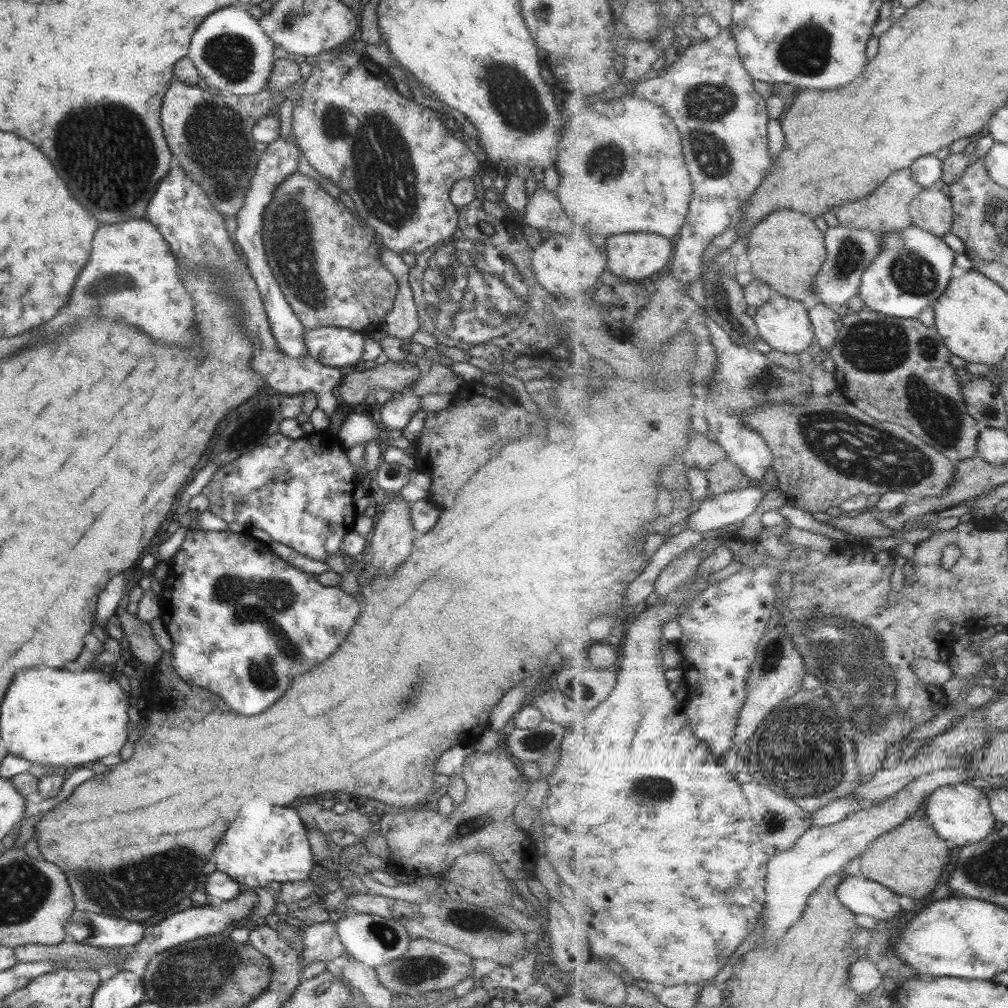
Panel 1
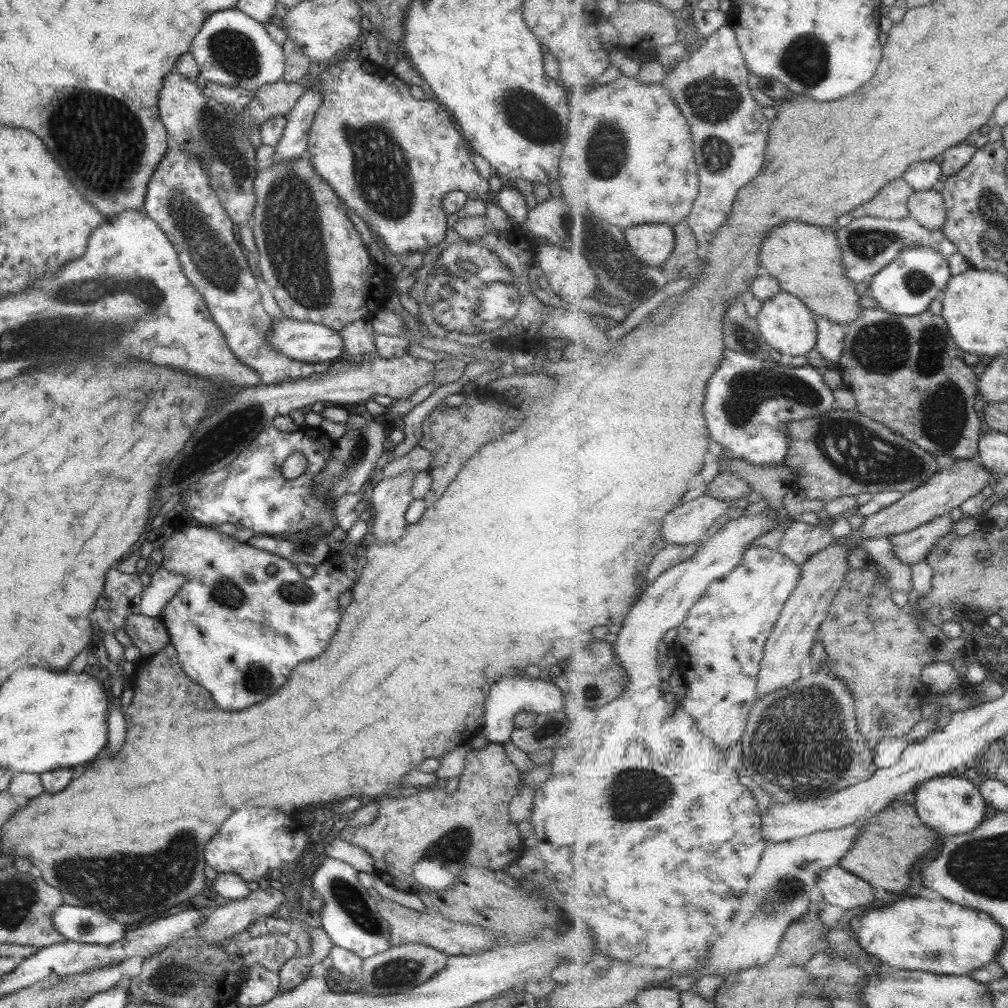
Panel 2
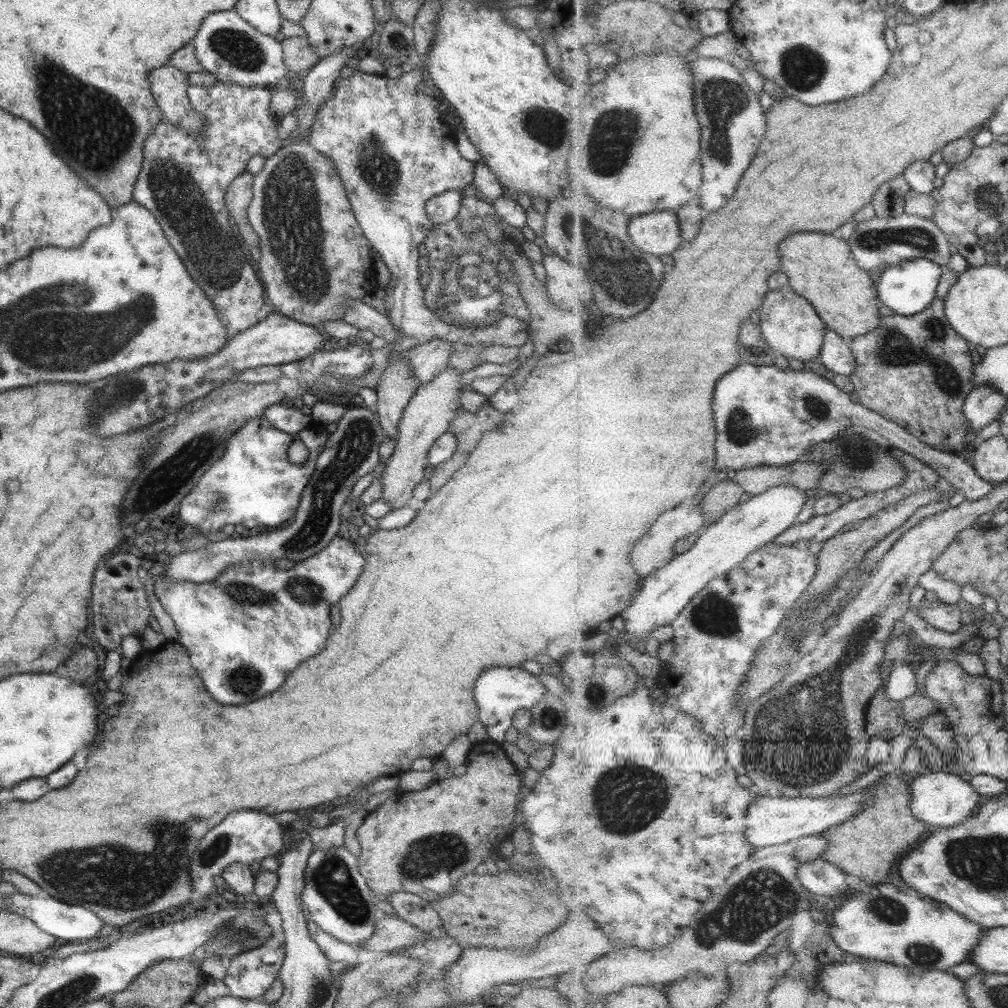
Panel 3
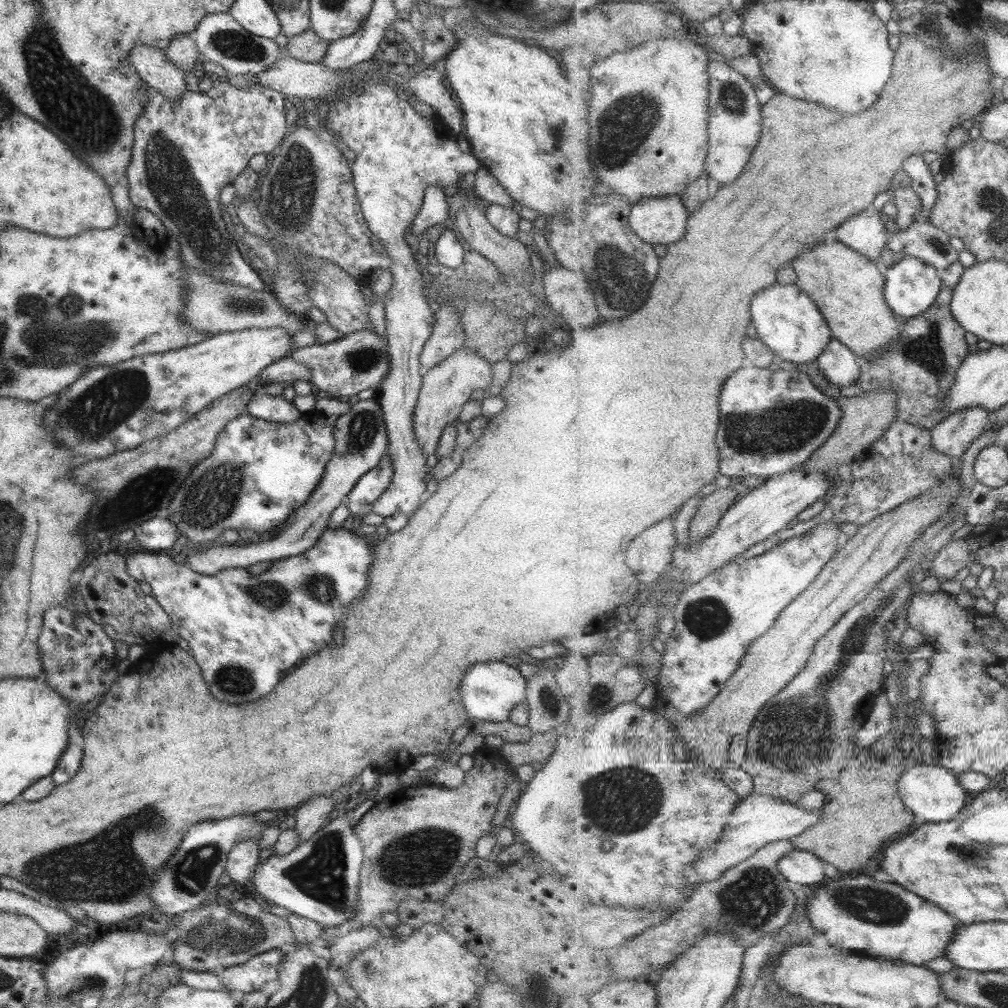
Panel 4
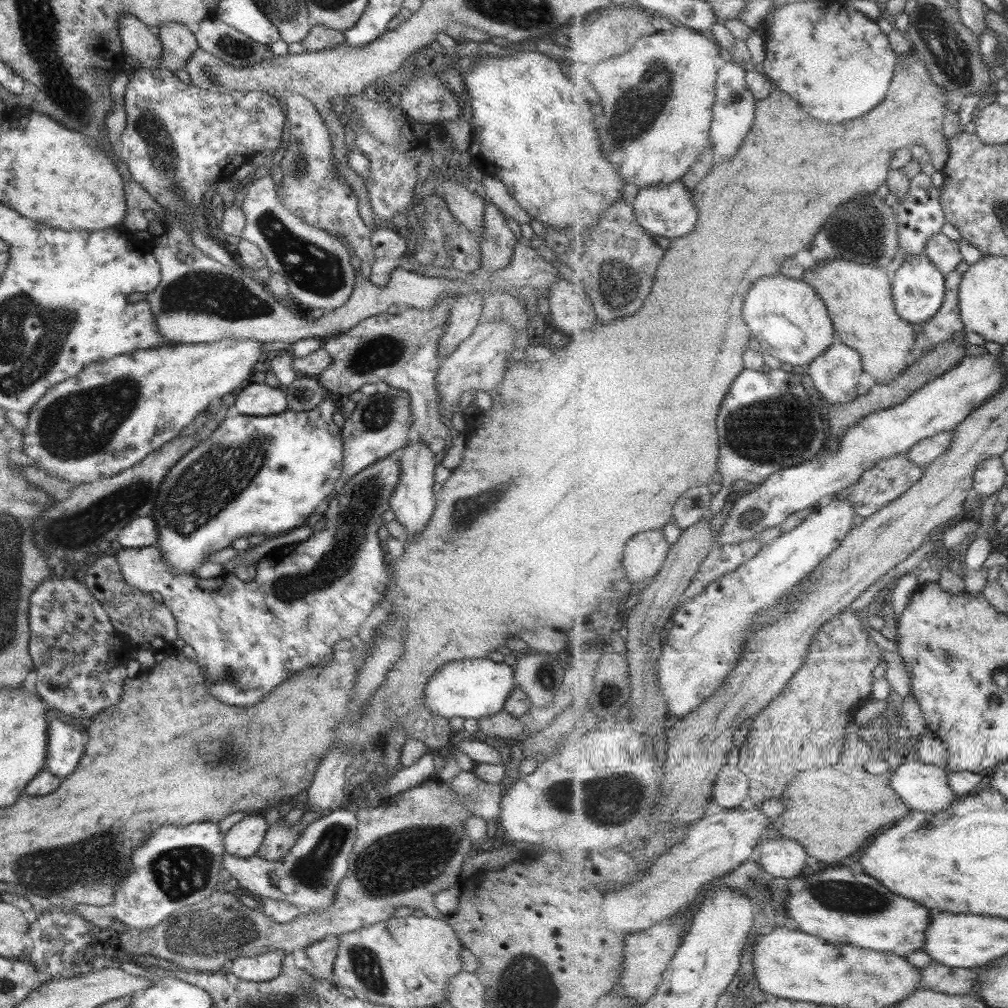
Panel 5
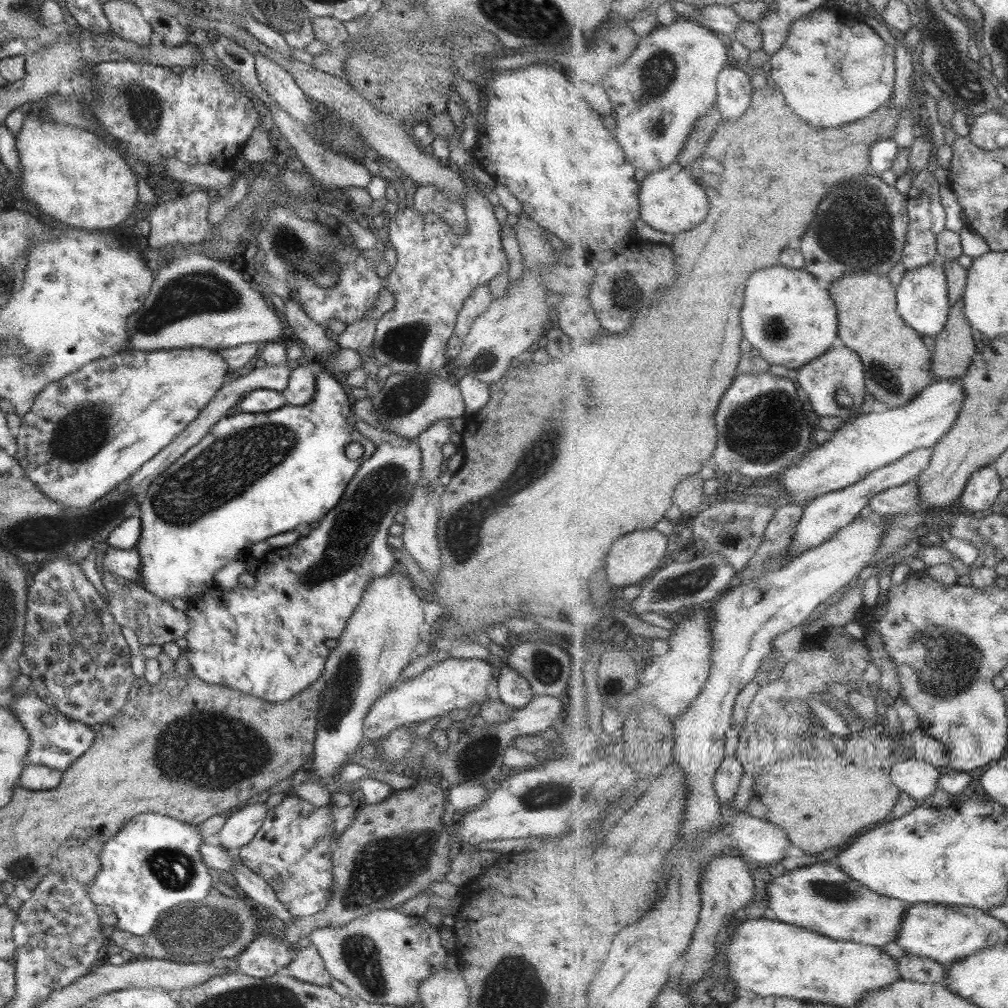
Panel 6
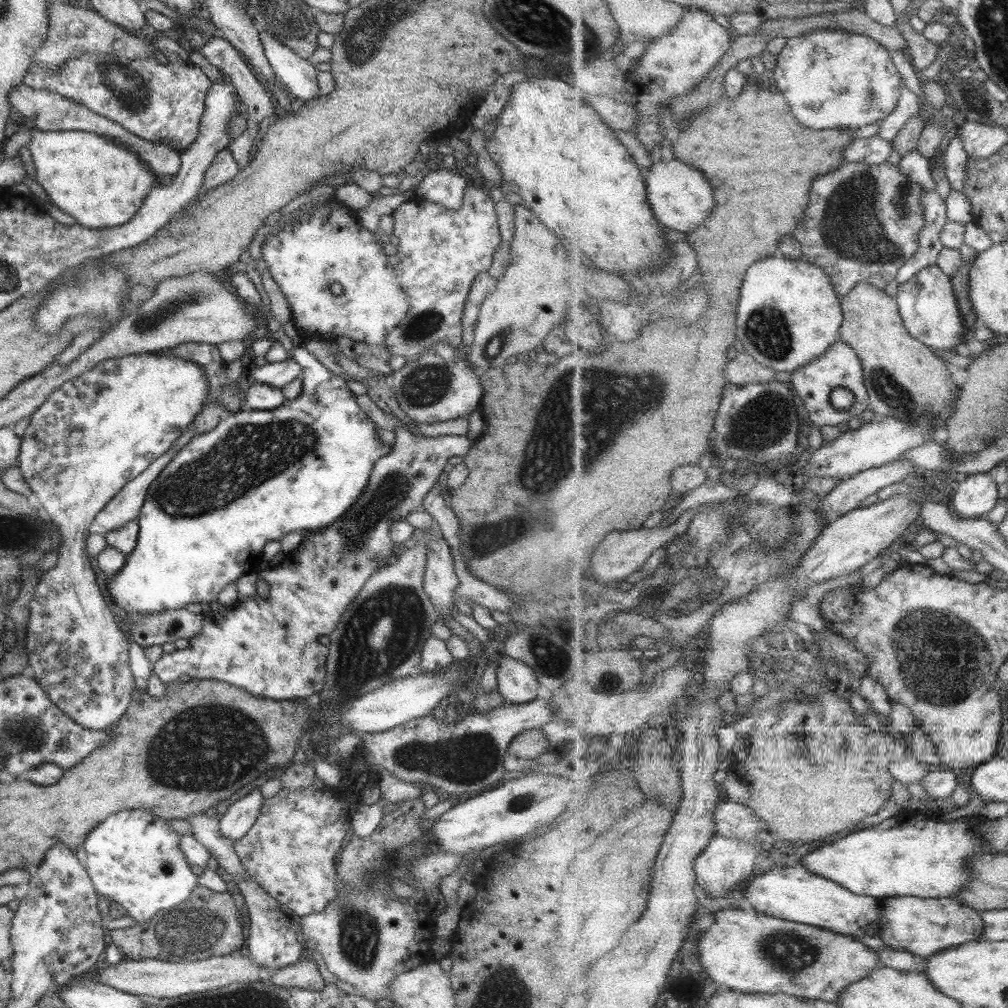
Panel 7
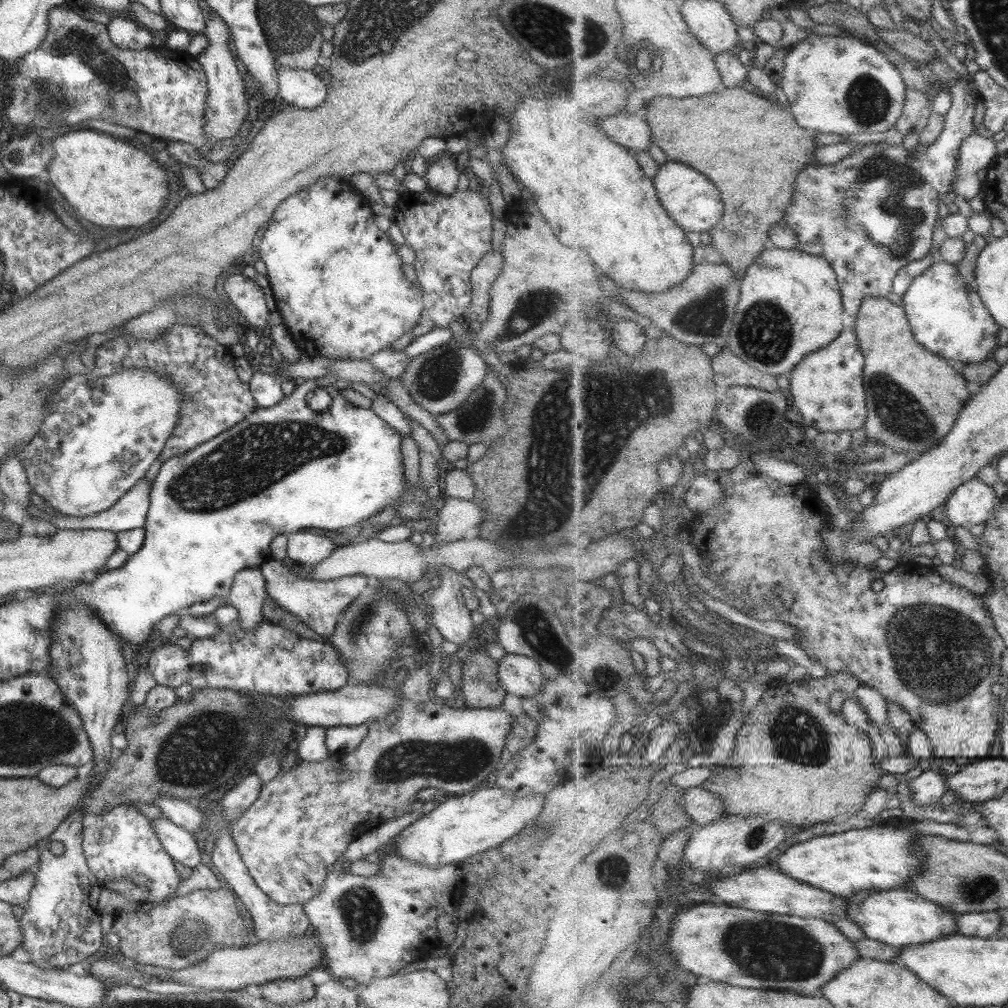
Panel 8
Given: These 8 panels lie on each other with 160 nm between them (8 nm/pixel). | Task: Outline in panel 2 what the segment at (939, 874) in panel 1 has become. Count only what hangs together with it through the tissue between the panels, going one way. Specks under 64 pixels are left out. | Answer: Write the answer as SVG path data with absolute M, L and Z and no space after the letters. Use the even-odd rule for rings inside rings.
M901 797L894 800L874 818L867 820L858 834L857 843L841 860L841 866L870 882L893 893L905 894L911 886L911 870L919 858L937 848L937 832L922 821L913 804L905 803Z

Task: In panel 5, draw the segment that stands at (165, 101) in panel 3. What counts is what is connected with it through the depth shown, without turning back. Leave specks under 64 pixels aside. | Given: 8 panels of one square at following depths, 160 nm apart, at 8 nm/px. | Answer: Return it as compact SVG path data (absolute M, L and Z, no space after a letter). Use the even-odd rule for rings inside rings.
M119 15L116 29L125 59L136 60L145 68L160 67L161 45L151 28L133 15Z

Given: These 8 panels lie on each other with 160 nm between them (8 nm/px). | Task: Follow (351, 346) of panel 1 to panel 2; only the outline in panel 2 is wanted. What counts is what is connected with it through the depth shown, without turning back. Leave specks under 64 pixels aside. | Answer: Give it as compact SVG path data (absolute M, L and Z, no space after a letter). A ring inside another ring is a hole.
M277 314L270 320L270 329L266 336L266 342L275 352L303 363L331 363L338 360L339 355L342 353L341 337L337 331L321 324L293 320L283 314Z

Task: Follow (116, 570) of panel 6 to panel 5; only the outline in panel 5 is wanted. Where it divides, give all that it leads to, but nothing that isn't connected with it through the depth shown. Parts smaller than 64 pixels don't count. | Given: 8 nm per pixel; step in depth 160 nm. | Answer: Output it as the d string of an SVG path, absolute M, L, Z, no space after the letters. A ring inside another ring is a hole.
M398 453L391 454L387 458L381 458L381 460L375 460L375 463L363 467L359 472L356 472L349 480L346 480L335 492L330 496L328 500L327 508L323 513L322 522L324 527L320 531L314 531L304 541L298 543L290 543L284 546L273 548L263 558L254 563L256 570L253 580L242 581L239 580L233 573L222 573L214 578L201 579L194 574L177 574L172 572L172 568L164 561L164 558L159 554L158 548L154 545L144 546L141 548L123 548L117 549L113 555L118 564L120 575L124 578L124 581L141 592L150 593L157 592L163 598L163 605L165 605L170 613L176 620L176 631L178 638L181 638L185 645L193 648L195 653L195 662L201 670L201 675L204 680L204 684L211 696L214 696L219 702L223 704L233 704L233 706L251 706L251 704L257 704L265 694L269 694L271 690L275 689L277 684L281 684L283 680L289 680L293 674L297 674L299 670L303 670L305 666L323 666L327 664L327 660L331 660L331 646L339 640L347 640L349 636L353 636L355 640L355 634L357 634L357 628L361 626L361 623L377 603L381 603L385 597L387 591L385 582L389 577L389 562L386 556L383 542L377 537L377 530L383 524L381 522L381 514L383 511L389 508L388 500L391 498L392 493L396 490L396 484L400 477L400 467Z

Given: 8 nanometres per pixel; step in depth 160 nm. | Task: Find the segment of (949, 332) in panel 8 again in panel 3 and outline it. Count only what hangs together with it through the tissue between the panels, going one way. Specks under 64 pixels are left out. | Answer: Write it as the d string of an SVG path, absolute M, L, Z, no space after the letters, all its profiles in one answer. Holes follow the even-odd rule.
M913 258L898 265L891 265L880 275L880 281L876 286L878 300L896 314L919 315L921 312L927 311L927 308L930 308L938 298L937 286L941 282L941 276L943 276L941 265L935 264L935 261L928 258Z

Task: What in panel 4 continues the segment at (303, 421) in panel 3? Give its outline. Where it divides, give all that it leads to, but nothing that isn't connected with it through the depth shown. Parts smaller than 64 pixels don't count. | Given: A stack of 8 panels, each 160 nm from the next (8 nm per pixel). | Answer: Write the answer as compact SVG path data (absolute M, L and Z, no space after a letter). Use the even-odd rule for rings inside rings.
M258 387L246 402L245 413L261 420L286 423L299 418L299 412L292 402L283 399L282 395L268 395Z

